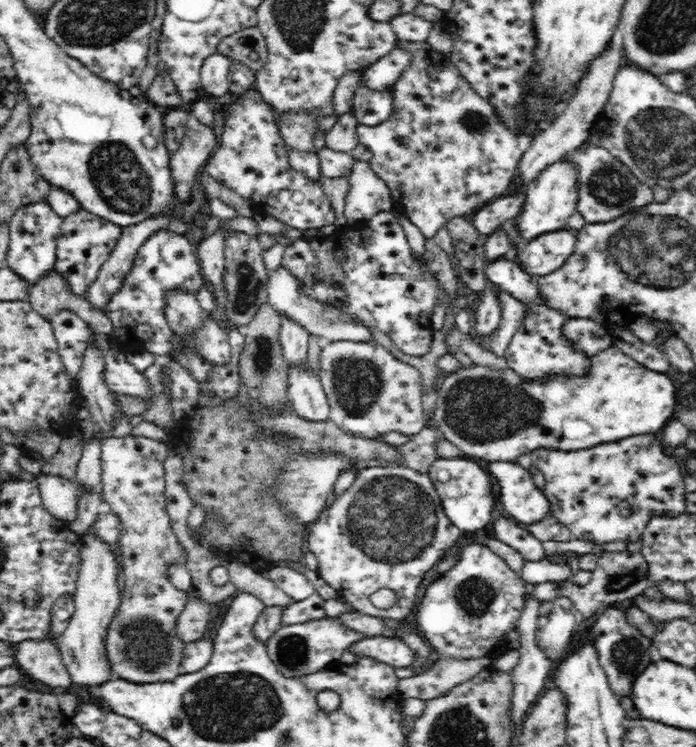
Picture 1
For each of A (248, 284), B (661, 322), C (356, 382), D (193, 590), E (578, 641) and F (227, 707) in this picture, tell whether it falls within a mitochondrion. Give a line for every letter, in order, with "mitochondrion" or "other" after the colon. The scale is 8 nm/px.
A: mitochondrion
B: other
C: mitochondrion
D: other
E: other
F: mitochondrion

